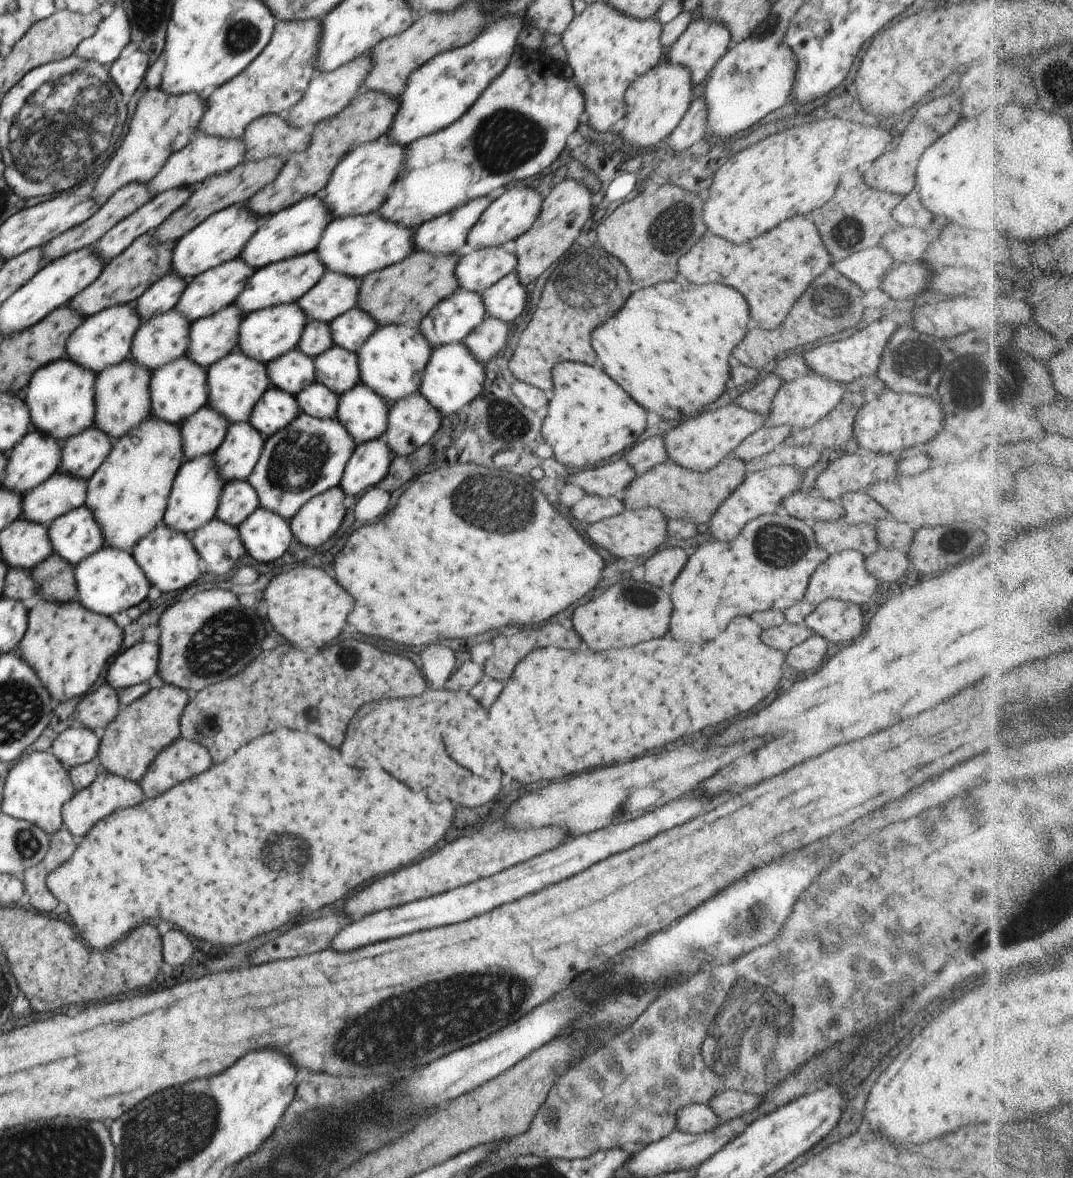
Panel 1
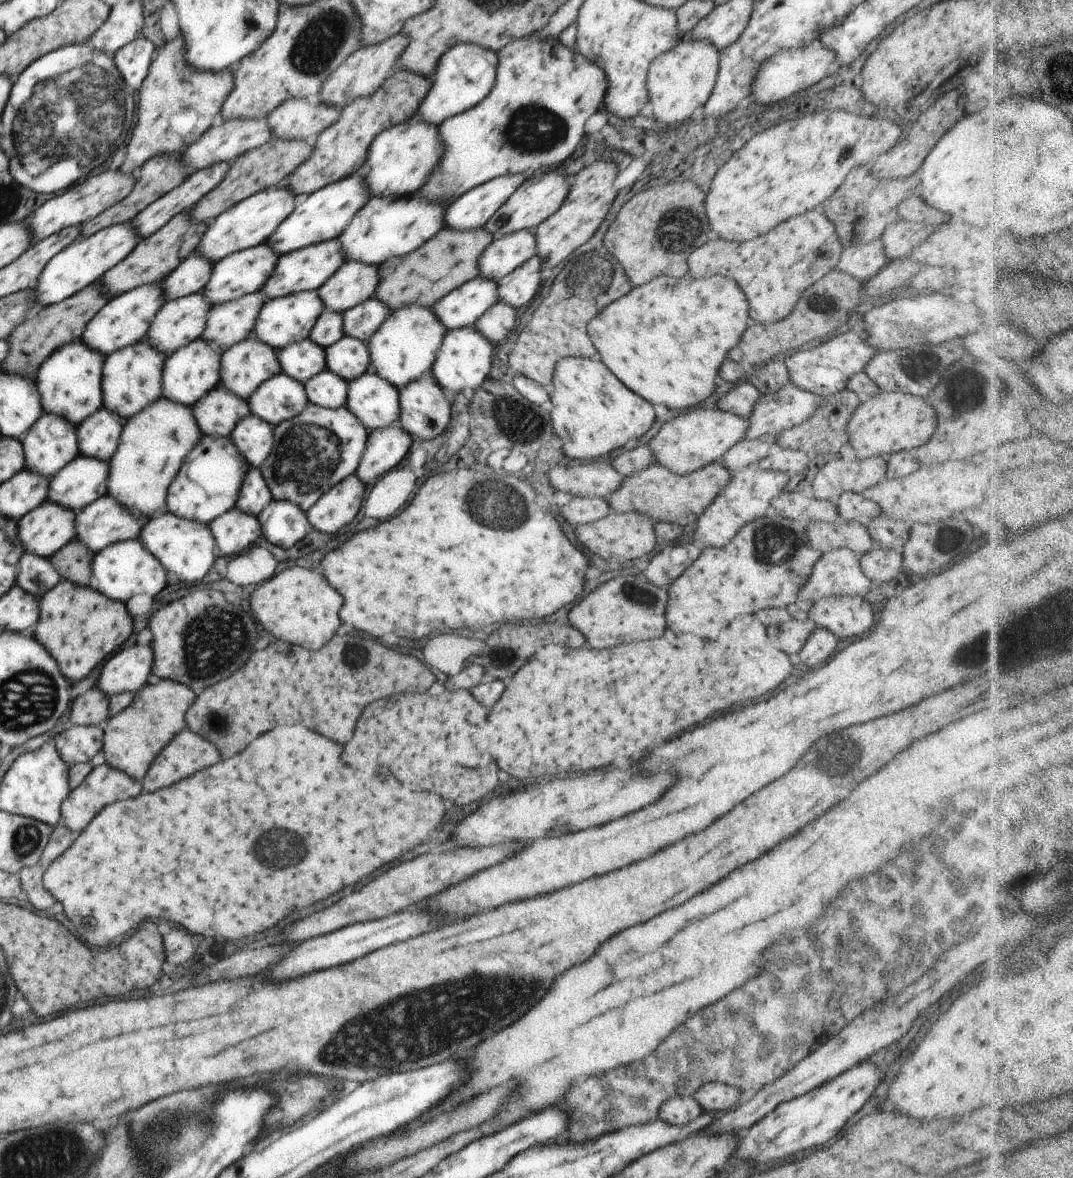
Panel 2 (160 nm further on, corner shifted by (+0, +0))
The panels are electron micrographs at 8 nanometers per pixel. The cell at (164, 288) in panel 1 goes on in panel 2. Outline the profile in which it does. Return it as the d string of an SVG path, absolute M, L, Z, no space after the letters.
M191 252L170 274L162 280L165 302L170 299L202 292L213 269L213 262L204 255Z

